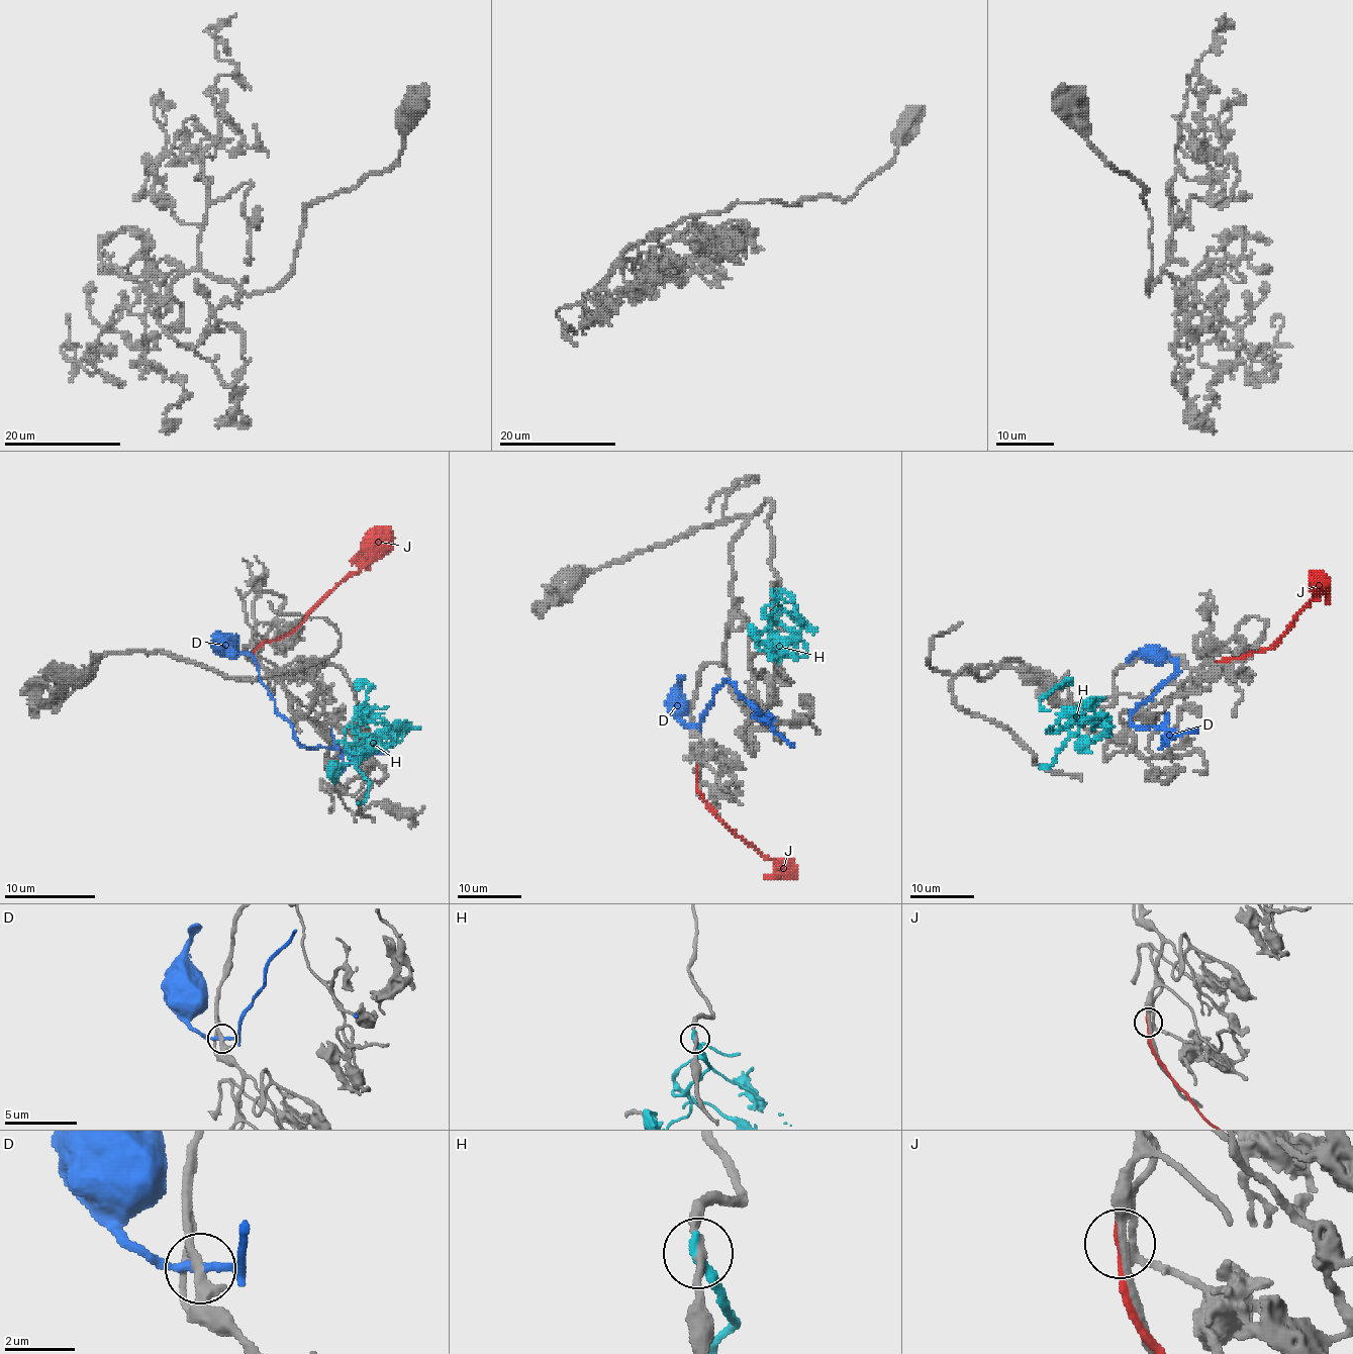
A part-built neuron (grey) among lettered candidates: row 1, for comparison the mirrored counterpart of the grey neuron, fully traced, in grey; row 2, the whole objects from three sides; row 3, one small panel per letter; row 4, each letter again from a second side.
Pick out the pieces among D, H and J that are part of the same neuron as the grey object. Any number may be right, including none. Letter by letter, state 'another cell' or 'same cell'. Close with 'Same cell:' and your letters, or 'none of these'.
D: another cell
H: same cell
J: another cell
Same cell: H

